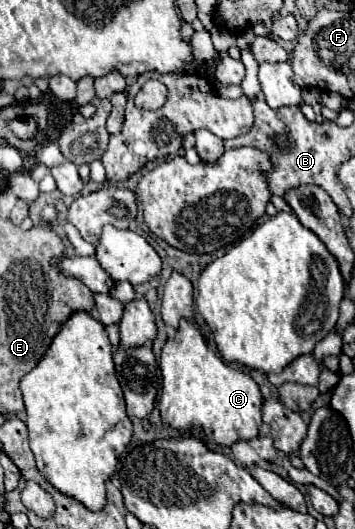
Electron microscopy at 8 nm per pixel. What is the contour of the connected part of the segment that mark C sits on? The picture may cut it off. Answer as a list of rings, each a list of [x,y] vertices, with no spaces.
[[[181,320],[175,336],[161,350],[161,418],[177,428],[187,430],[201,426],[213,430],[213,440],[221,446],[231,446],[237,440],[251,440],[261,426],[263,396],[257,382],[243,370],[231,368],[215,350],[207,346],[203,328],[195,320]]]

